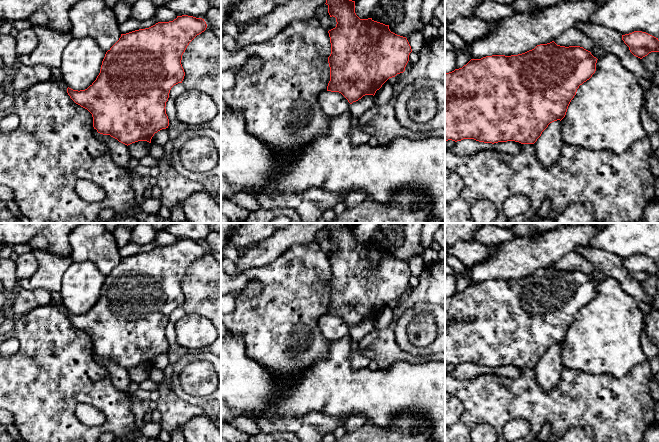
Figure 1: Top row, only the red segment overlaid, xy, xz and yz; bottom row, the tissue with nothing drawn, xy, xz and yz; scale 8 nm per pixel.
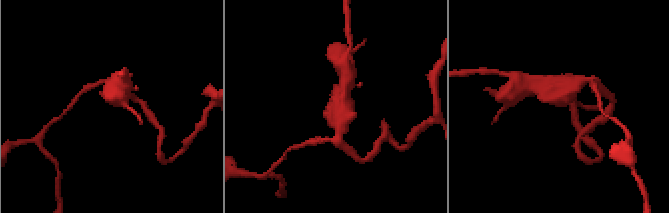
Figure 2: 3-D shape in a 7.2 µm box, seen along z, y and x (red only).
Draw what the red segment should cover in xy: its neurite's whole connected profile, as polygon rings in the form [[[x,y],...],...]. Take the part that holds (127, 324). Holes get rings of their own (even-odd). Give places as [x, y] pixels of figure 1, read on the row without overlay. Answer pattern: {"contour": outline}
{"contour": [[[182,239],[173,245],[158,246],[149,252],[121,258],[119,264],[106,276],[96,304],[85,314],[68,311],[67,317],[76,328],[92,338],[93,351],[98,357],[110,359],[127,370],[138,365],[151,367],[155,357],[169,350],[165,331],[171,312],[182,307],[185,300],[182,279],[189,267],[206,252],[204,243]]]}

